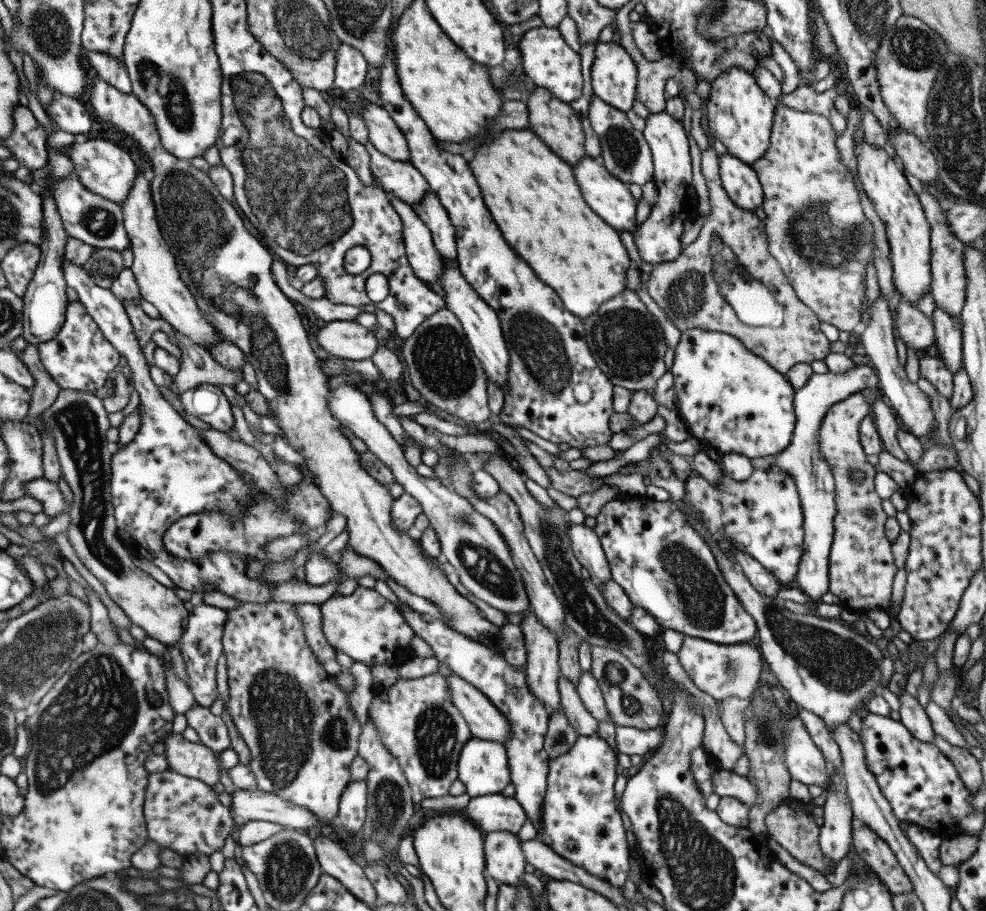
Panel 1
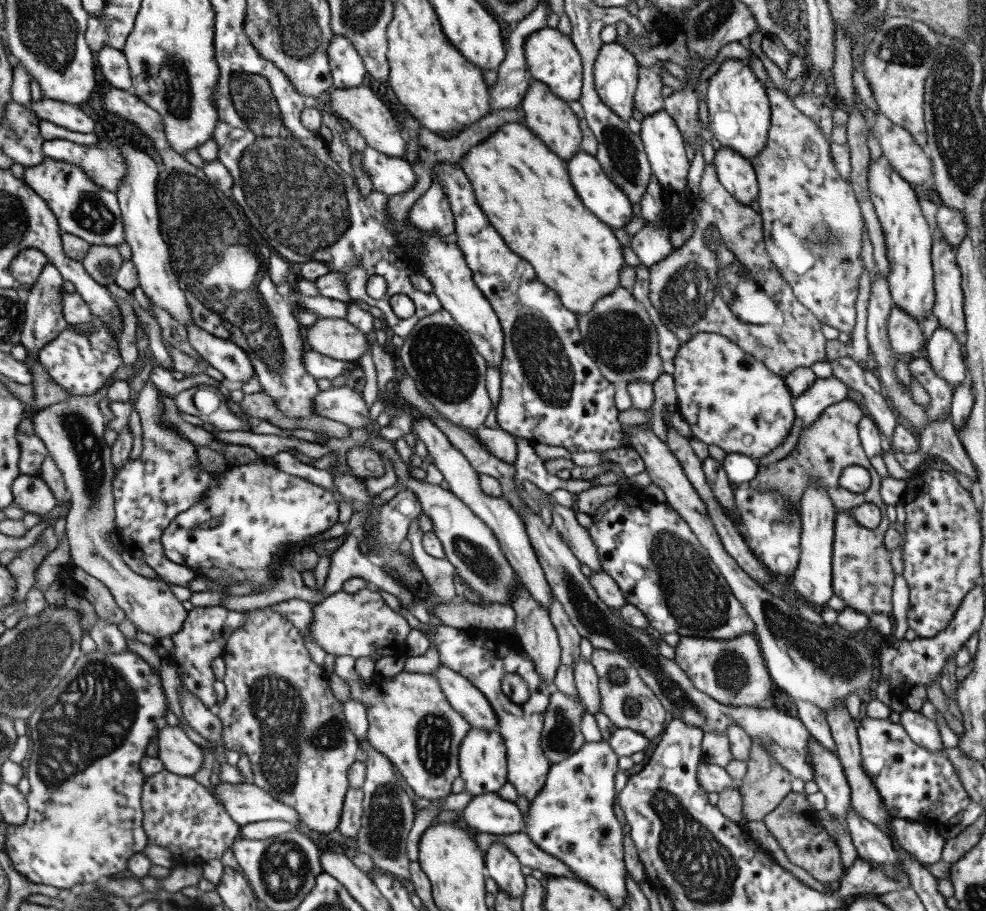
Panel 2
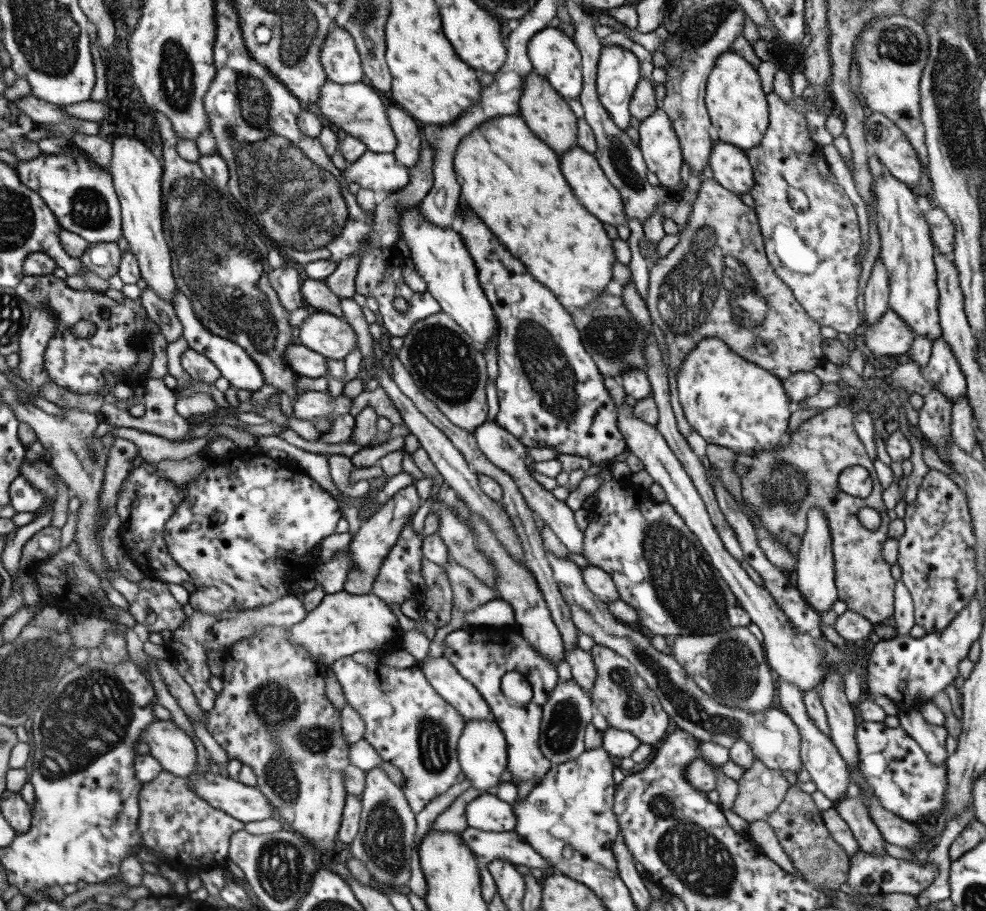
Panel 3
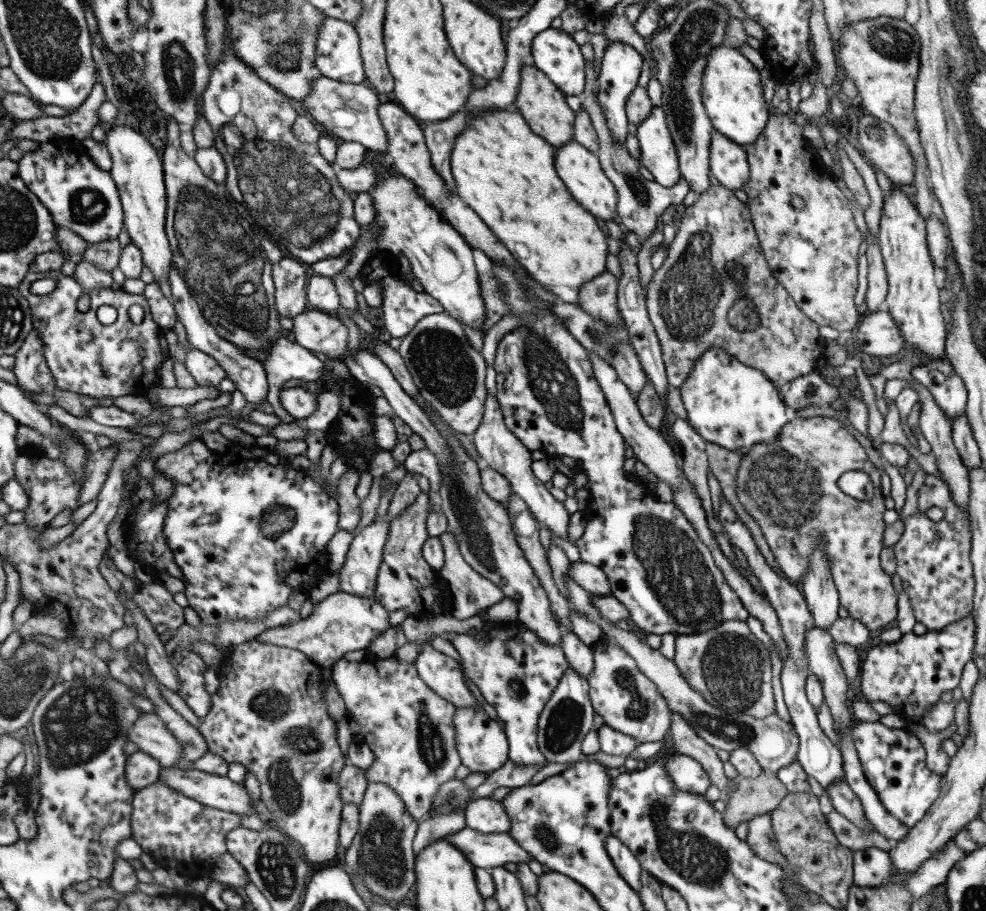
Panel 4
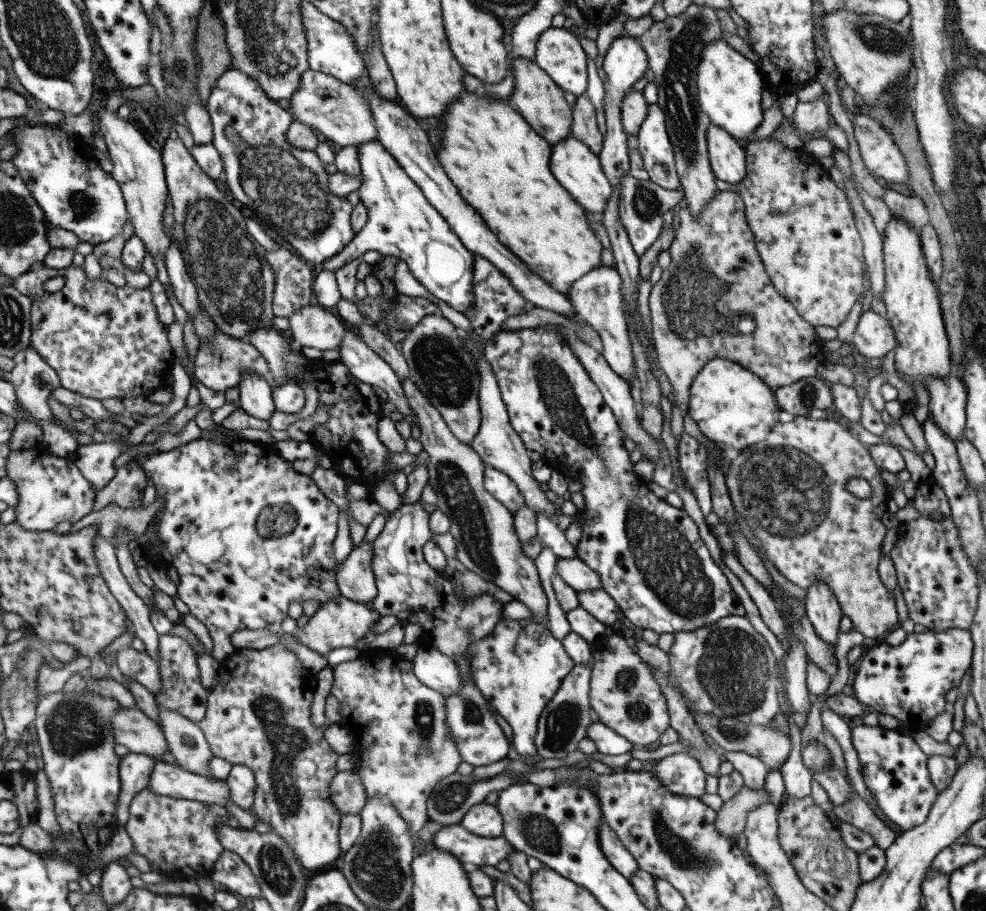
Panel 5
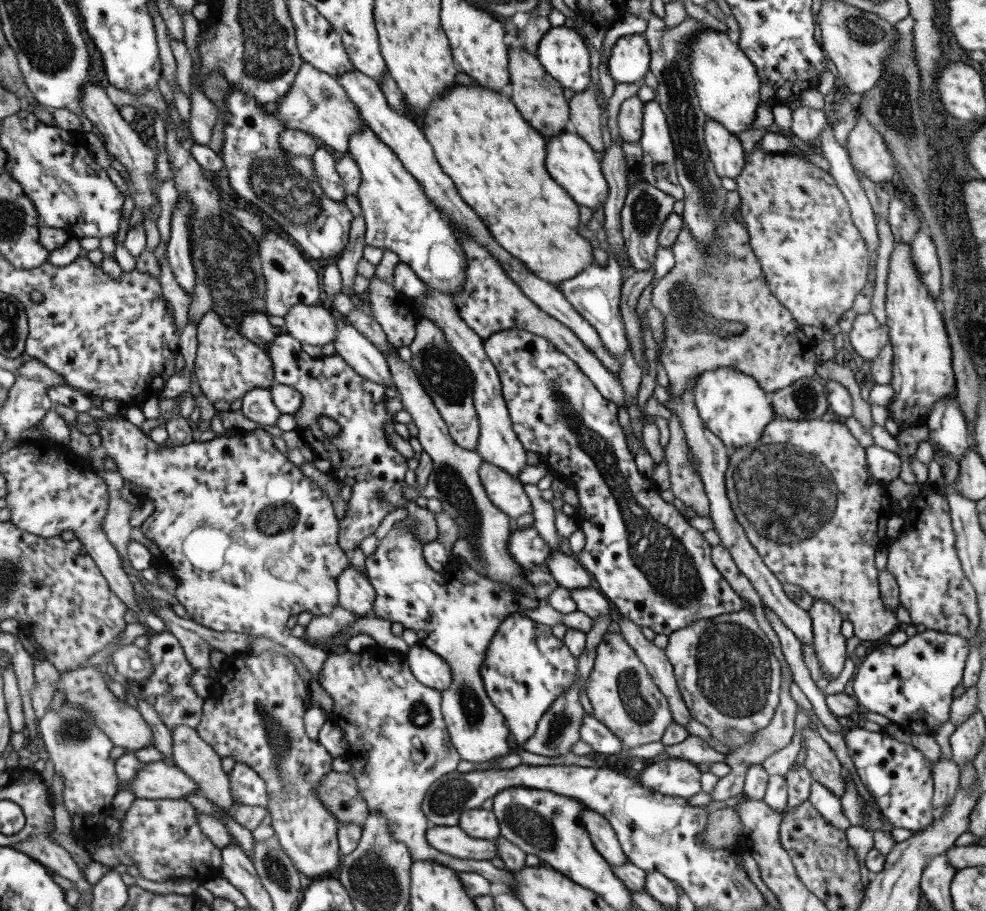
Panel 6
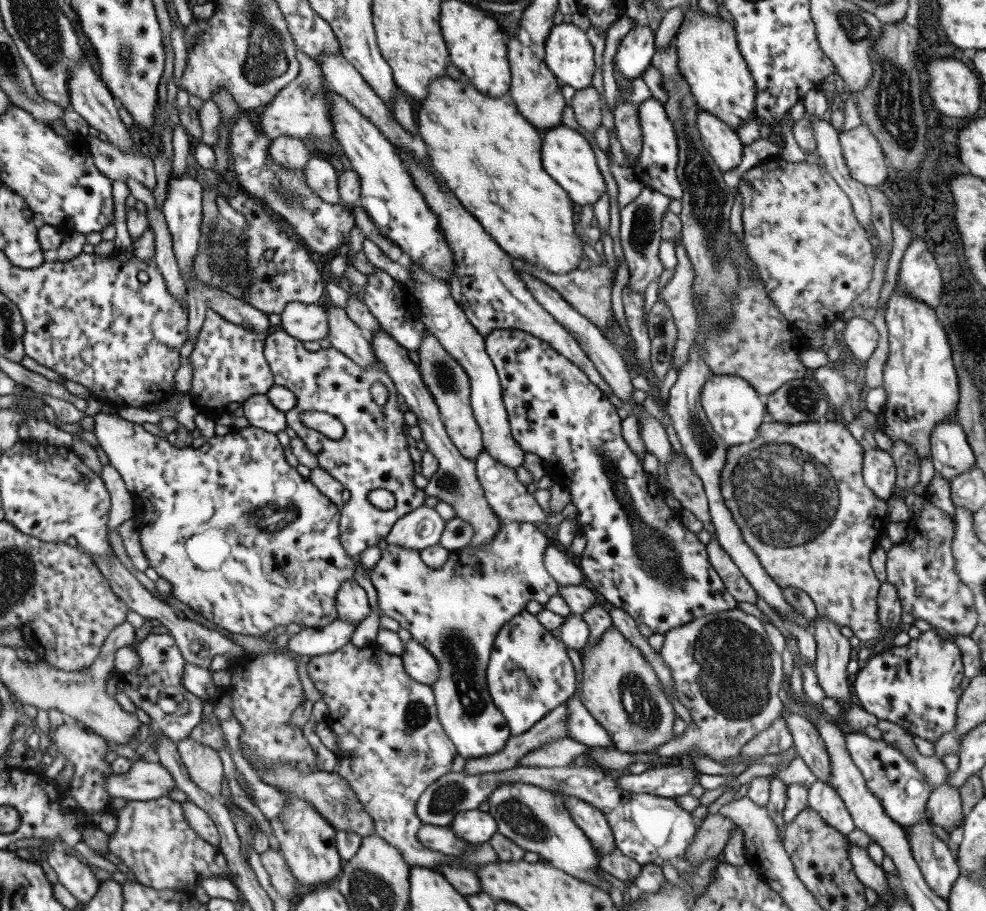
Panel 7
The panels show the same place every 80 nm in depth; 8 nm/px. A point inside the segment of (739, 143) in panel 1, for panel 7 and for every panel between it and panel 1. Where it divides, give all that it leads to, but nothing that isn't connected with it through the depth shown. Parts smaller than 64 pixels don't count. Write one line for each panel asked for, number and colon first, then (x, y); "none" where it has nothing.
2: (738, 113)
3: (735, 104)
4: (731, 95)
5: (729, 86)
6: (726, 85)
7: (708, 58)

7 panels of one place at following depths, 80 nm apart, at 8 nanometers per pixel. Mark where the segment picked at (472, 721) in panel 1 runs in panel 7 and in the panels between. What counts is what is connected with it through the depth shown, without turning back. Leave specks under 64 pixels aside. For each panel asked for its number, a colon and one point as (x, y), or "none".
2: (462, 696)
3: (445, 681)
4: (440, 673)
5: (436, 671)
6: (429, 669)
7: (418, 663)

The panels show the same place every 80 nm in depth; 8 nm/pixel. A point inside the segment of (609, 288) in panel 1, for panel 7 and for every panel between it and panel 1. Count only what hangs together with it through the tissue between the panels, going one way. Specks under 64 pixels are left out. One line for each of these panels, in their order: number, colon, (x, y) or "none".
2: (521, 187)
3: (510, 179)
4: (505, 173)
5: (510, 186)
6: (504, 183)
7: (488, 155)

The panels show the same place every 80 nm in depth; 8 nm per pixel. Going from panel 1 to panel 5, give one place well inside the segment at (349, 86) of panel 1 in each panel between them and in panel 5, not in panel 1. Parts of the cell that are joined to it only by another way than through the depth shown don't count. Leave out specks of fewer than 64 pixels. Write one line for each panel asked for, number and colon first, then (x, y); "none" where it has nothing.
2: (347, 71)
3: (339, 59)
4: (337, 57)
5: (330, 50)

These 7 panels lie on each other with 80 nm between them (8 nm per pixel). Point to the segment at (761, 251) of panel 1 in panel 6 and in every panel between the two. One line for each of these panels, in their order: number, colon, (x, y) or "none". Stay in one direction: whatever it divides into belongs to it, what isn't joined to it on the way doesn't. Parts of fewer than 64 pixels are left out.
2: (720, 280)
3: (716, 282)
4: (714, 288)
5: (714, 300)
6: (718, 311)

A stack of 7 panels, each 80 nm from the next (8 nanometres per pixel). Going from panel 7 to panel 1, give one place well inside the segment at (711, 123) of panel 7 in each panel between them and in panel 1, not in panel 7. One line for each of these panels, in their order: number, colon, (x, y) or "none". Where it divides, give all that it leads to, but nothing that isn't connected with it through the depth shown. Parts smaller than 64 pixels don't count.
1: (738, 180)
2: (734, 173)
3: (730, 169)
4: (727, 161)
5: (725, 154)
6: (727, 156)

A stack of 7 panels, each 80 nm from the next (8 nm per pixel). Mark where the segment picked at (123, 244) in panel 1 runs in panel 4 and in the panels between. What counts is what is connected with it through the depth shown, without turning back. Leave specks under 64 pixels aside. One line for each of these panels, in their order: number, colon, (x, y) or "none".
2: (84, 210)
3: (82, 196)
4: (82, 198)

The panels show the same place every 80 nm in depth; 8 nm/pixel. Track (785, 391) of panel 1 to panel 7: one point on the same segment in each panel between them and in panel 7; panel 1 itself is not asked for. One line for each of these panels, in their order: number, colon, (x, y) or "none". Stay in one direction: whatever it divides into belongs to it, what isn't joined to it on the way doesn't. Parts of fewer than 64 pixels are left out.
2: (729, 399)
3: (730, 402)
4: (727, 403)
5: (731, 406)
6: (732, 405)
7: (734, 409)

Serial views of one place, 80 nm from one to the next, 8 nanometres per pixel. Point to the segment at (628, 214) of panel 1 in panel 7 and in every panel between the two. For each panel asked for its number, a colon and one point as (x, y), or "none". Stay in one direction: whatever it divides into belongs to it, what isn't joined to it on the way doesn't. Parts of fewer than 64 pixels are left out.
2: (599, 195)
3: (585, 178)
4: (580, 170)
5: (577, 169)
6: (572, 163)
7: (567, 158)

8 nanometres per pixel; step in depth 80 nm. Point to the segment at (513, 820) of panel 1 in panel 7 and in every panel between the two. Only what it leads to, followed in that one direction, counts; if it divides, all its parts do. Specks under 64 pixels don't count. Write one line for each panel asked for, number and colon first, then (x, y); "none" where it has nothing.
2: (487, 813)
3: (486, 813)
4: (485, 815)
5: (482, 819)
6: (479, 823)
7: (473, 826)

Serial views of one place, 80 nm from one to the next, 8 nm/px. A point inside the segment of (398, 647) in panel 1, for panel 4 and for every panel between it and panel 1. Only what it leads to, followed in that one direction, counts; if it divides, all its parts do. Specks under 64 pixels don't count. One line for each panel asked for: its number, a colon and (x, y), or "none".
2: (359, 624)
3: (342, 624)
4: (340, 623)

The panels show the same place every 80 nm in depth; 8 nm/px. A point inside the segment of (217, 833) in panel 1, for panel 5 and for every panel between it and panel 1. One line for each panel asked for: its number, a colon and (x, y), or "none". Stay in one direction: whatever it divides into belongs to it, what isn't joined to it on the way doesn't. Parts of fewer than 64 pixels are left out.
2: (179, 814)
3: (172, 820)
4: (180, 834)
5: (177, 837)

